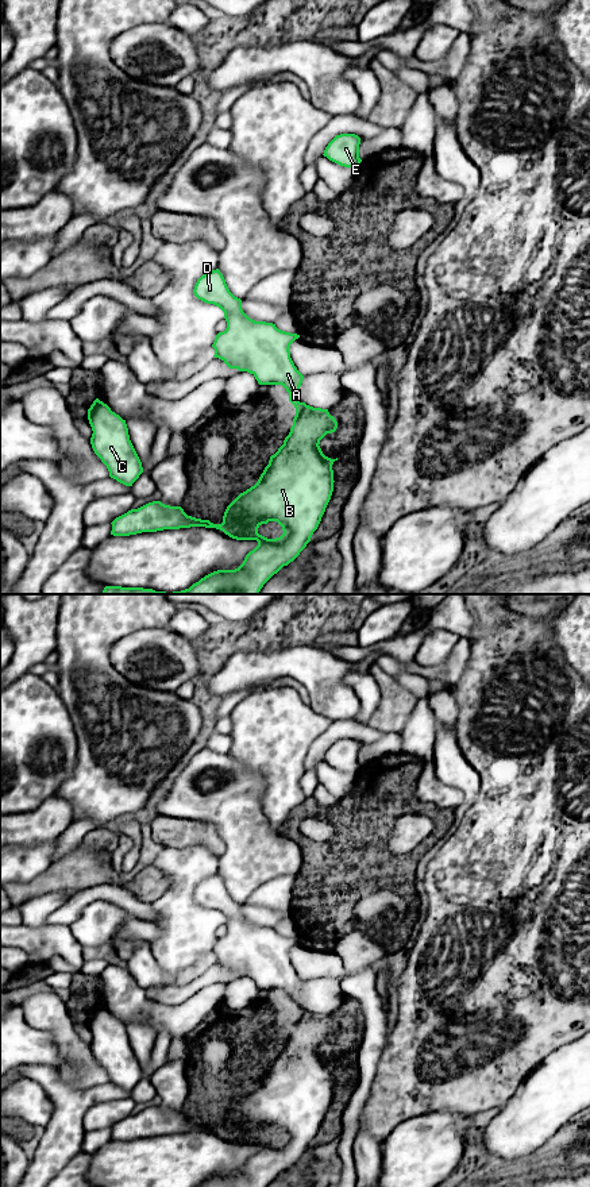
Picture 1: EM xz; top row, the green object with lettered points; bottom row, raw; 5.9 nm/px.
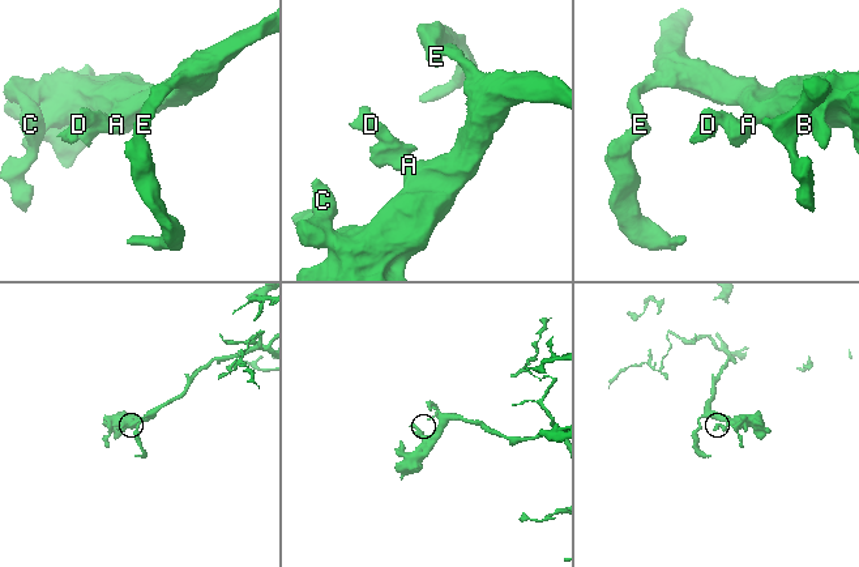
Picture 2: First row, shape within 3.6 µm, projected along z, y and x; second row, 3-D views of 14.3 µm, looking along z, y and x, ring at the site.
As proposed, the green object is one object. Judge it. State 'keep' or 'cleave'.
keep

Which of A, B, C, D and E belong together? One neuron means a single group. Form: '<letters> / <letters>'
A B C D E

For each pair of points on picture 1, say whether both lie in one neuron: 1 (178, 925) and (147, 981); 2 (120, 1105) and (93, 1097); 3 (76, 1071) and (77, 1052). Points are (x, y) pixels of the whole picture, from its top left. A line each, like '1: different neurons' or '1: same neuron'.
1: different neurons
2: different neurons
3: same neuron

